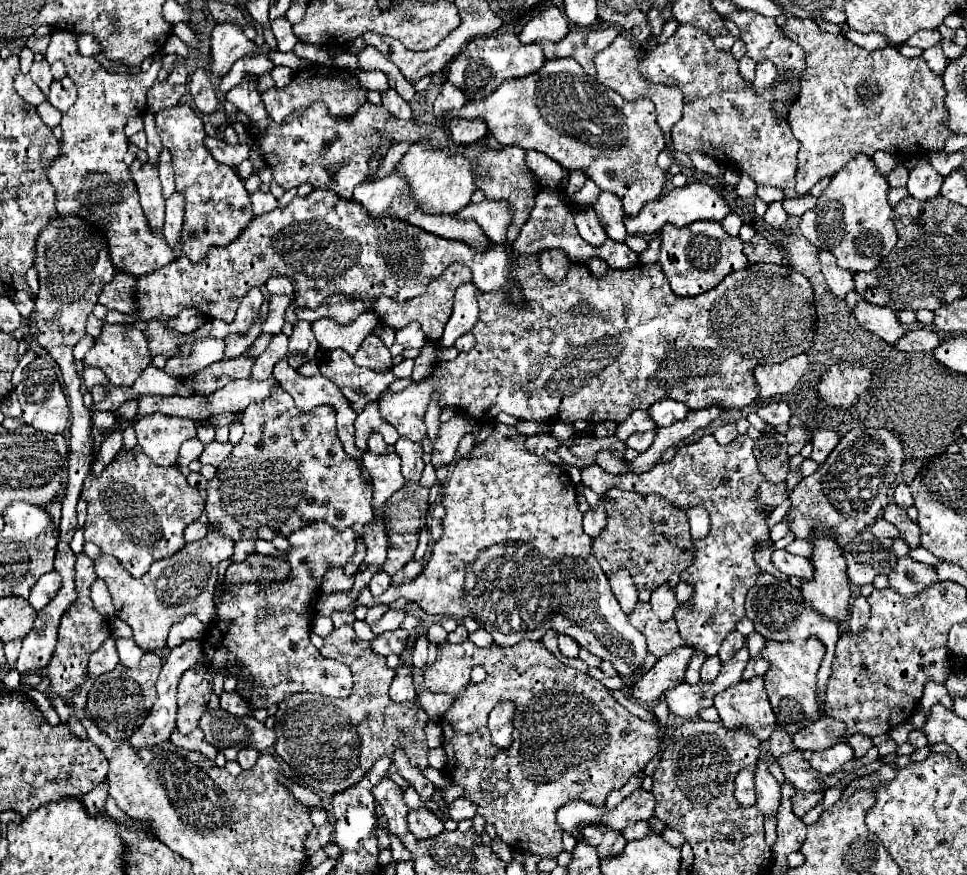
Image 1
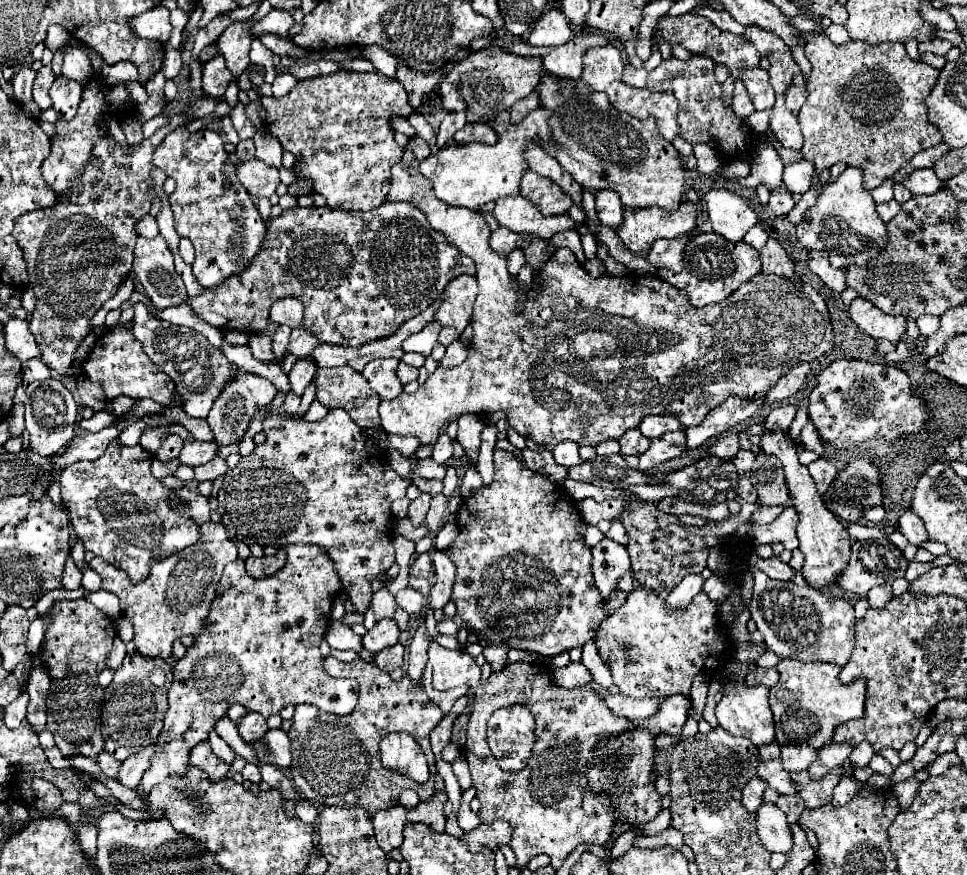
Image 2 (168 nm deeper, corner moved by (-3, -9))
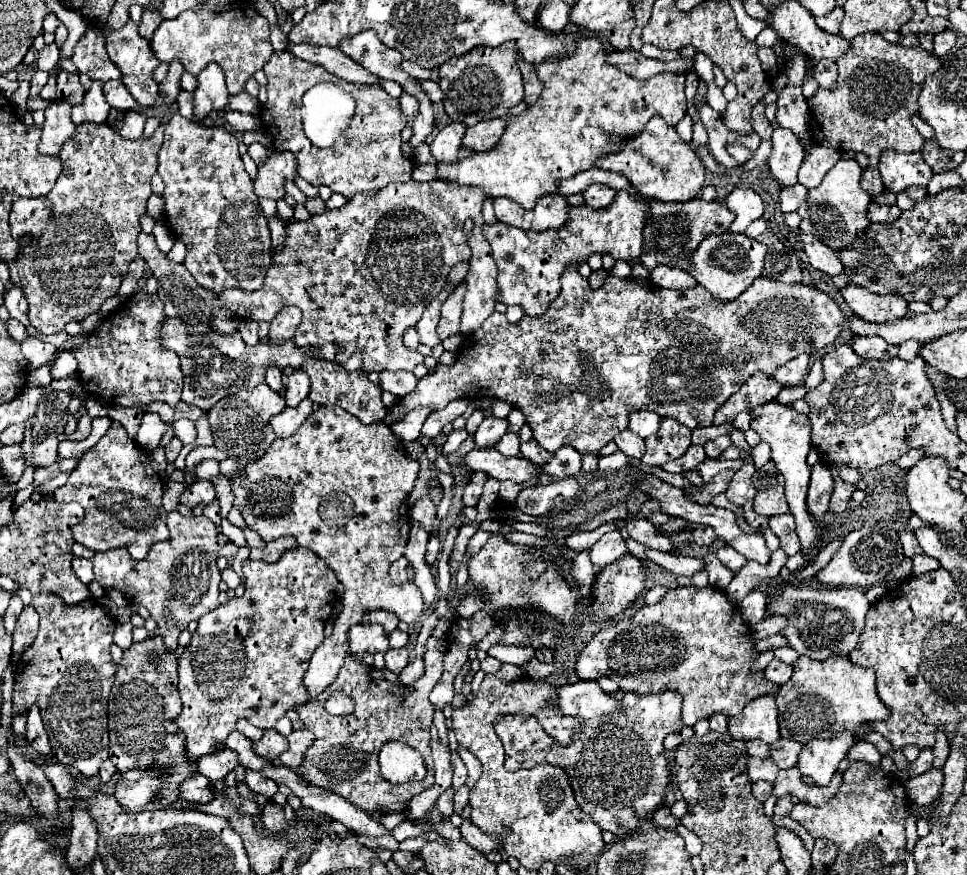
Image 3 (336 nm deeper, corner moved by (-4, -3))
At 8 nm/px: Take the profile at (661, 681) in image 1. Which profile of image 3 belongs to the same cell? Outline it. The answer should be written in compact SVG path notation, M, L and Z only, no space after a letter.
M578 680L562 686L556 704L564 714L584 720L614 714L614 710L618 710L618 698L604 692L598 680Z

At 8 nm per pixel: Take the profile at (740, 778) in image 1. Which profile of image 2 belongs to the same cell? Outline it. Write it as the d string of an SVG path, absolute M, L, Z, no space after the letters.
M757 776L753 780L749 780L749 784L743 788L743 806L749 812L757 812L757 808L763 802L763 792L765 792L765 784L761 784L761 780L757 780Z

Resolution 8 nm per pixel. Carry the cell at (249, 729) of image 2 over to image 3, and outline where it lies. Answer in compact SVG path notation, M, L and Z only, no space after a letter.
M274 728L270 730L264 730L262 738L258 742L252 742L252 750L258 754L258 756L264 756L264 758L270 758L270 760L276 760L280 752L284 752L288 748L288 742L282 734L278 734Z

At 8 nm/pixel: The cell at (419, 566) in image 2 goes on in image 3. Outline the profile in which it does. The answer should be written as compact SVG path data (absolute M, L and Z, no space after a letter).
M430 536L430 542L428 542L428 548L426 548L426 564L432 566L438 558L438 552L440 552L440 540Z

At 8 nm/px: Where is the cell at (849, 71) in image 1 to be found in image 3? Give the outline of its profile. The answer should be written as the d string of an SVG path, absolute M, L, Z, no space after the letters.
M866 32L866 34L860 34L856 36L852 42L850 42L850 50L842 56L842 58L836 58L834 64L838 66L838 82L836 82L836 88L834 90L822 90L818 88L818 92L808 98L808 108L810 108L810 116L812 116L812 142L820 144L820 146L830 146L830 148L836 148L840 152L864 152L868 156L868 168L862 172L862 180L860 180L860 186L870 194L870 196L878 196L884 192L884 184L880 182L880 172L878 172L878 160L882 156L884 150L898 150L898 152L920 152L922 146L924 146L924 138L920 136L920 132L912 126L912 116L918 114L918 96L920 96L920 90L922 90L922 82L926 76L934 74L938 68L940 68L940 60L934 56L934 54L928 54L924 48L910 48L910 46L902 46L902 44L892 44L888 40L882 38L882 34L876 34L876 32Z

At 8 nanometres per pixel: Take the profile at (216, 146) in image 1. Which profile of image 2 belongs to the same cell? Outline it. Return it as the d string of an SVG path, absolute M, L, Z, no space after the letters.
M249 160L237 164L237 178L247 188L249 194L257 198L269 198L275 194L279 186L279 170L275 166L267 166L261 160Z

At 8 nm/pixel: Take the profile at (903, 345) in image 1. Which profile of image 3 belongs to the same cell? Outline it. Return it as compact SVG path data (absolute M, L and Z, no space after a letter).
M856 336L852 342L852 348L862 358L868 358L868 360L890 360L896 356L896 350L898 350L898 346L892 346L878 336Z

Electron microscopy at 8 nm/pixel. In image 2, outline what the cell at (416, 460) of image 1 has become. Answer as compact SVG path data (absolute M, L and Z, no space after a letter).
M421 494L417 500L413 500L409 504L409 520L413 522L413 526L421 526L425 522L425 514L429 510L429 504L431 504L429 494Z

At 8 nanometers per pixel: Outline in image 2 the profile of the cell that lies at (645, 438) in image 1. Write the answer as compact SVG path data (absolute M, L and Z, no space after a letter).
M677 430L677 432L669 432L663 438L655 438L651 440L651 446L645 454L639 456L639 470L649 470L653 466L659 466L671 458L681 456L687 450L687 442L685 442L685 432Z

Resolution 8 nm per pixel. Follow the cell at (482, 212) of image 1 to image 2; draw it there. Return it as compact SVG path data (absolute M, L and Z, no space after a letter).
M523 196L497 200L493 208L493 216L499 222L499 226L511 228L513 232L535 234L545 240L553 238L557 232L577 228L577 224L567 212L555 216L543 216L539 206Z

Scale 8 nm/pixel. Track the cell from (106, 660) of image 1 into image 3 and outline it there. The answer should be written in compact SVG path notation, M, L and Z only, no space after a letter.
M116 624L114 630L114 644L118 644L122 650L128 650L132 644L132 624Z

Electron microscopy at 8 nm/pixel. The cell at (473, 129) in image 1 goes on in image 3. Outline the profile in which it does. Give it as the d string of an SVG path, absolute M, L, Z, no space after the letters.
M494 118L494 120L484 120L478 122L476 126L470 126L462 138L462 144L470 150L490 150L502 136L506 128L506 120L504 118Z

